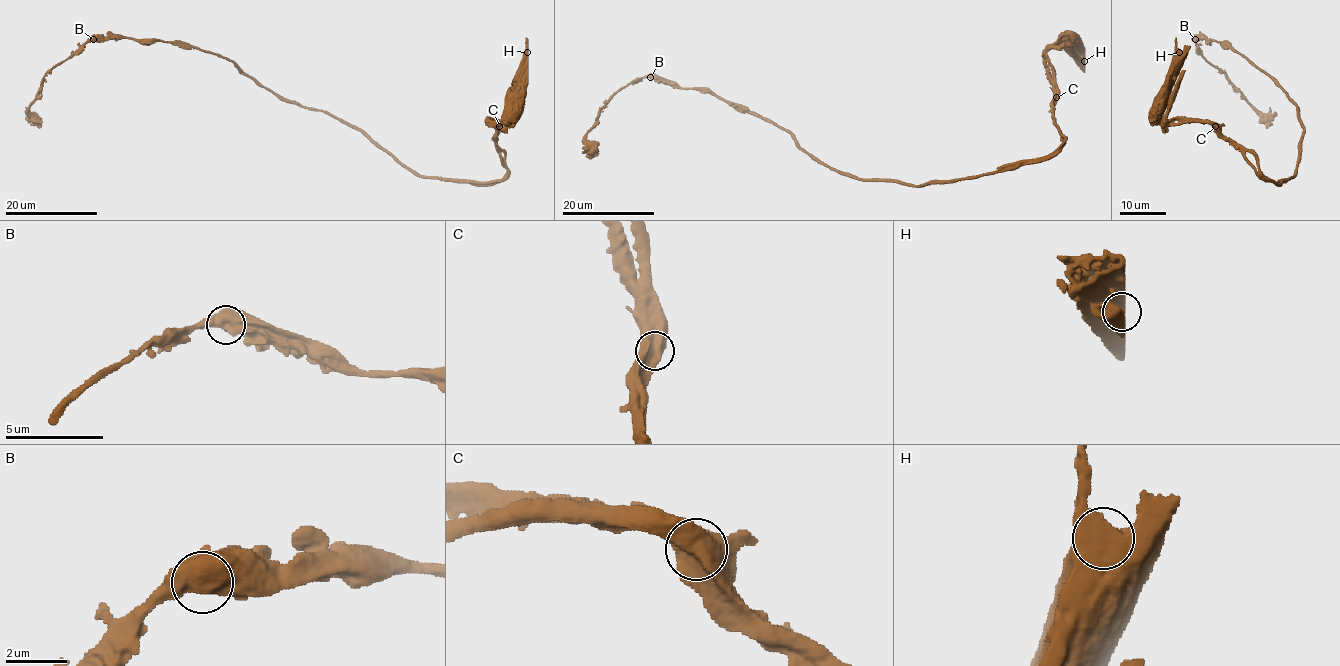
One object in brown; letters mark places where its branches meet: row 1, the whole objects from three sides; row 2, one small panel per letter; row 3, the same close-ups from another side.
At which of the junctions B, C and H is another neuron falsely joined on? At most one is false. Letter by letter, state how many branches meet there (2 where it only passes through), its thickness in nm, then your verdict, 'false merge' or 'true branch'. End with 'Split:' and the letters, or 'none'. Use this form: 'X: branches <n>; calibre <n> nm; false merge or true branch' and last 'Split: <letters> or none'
B: branches 2; calibre 750 nm; true branch
C: branches 2; calibre 800 nm; false merge
H: branches 2; calibre 700 nm; true branch
Split: C

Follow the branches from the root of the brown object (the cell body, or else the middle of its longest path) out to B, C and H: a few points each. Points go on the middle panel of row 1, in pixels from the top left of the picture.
B: (1071, 41), (1046, 51), (1058, 148), (920, 185), (836, 171), (773, 124), (650, 77)
C: (1071, 41), (1060, 41), (1046, 51), (1046, 62), (1052, 71), (1052, 92), (1057, 98)
H: (1071, 41), (1084, 61)

